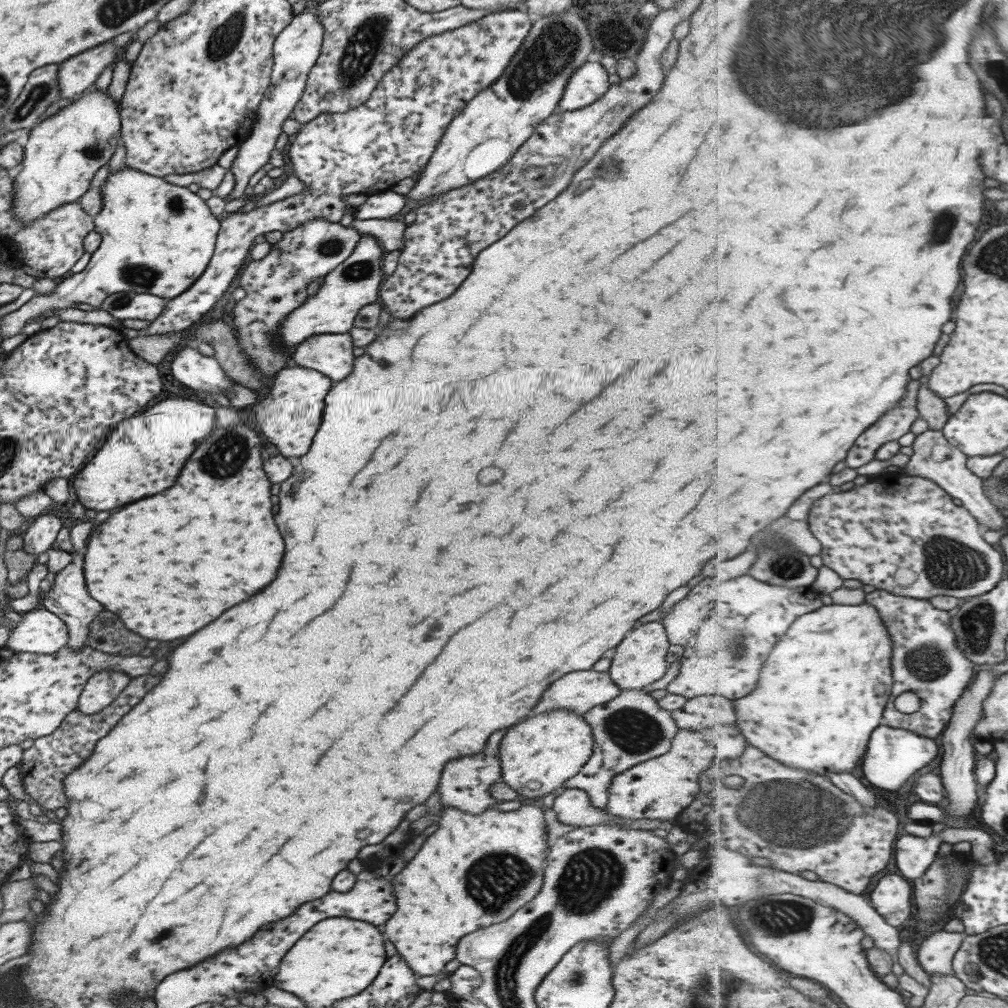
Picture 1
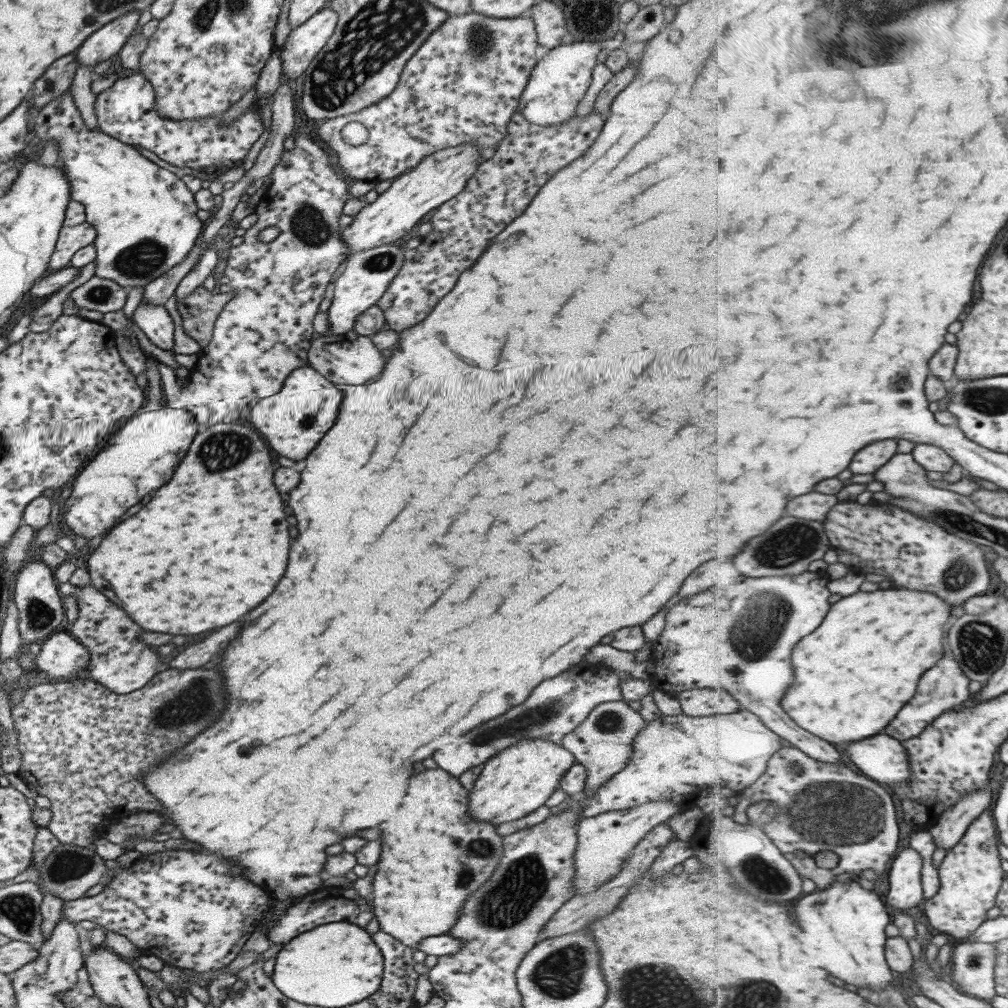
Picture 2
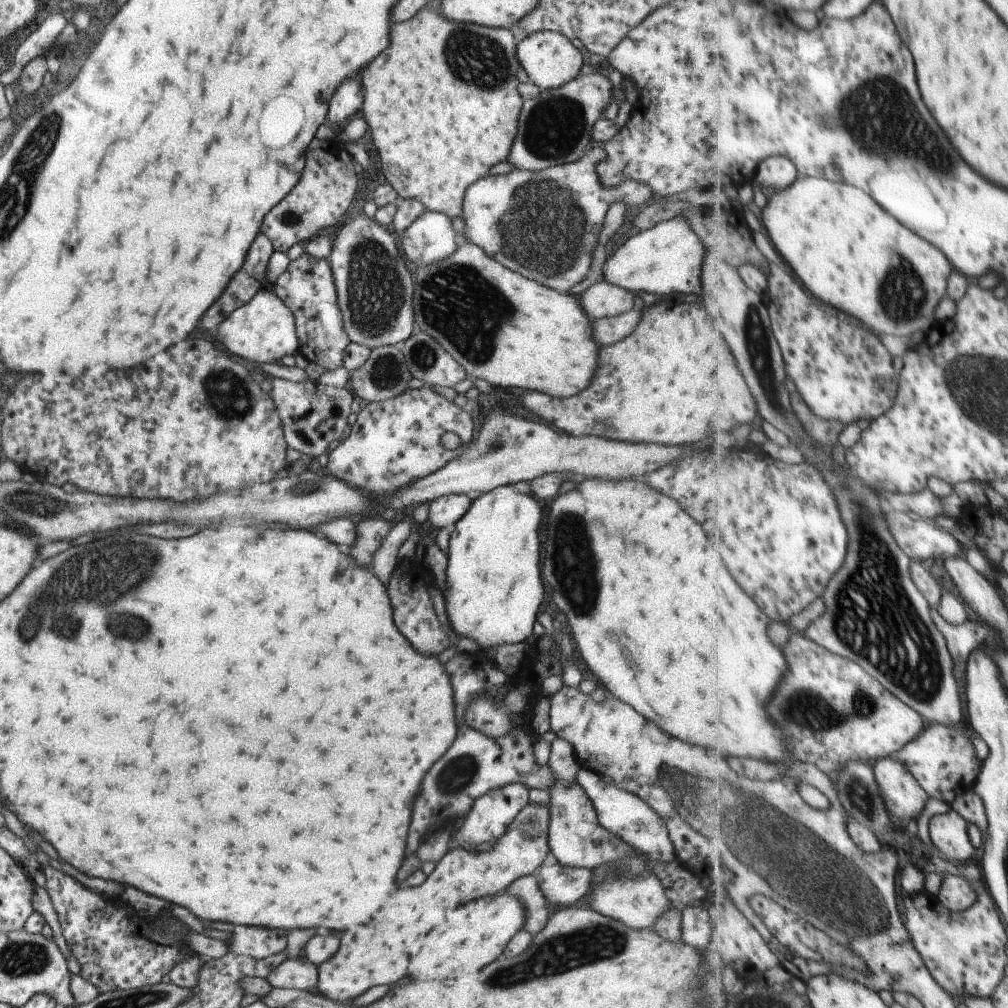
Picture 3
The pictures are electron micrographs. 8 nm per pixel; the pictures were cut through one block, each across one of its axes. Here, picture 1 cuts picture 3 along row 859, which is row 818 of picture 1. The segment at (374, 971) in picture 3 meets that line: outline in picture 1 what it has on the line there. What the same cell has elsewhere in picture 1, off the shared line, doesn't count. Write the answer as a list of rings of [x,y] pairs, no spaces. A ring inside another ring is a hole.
[[[496,805],[488,810],[484,810],[482,814],[474,815],[462,812],[462,810],[443,807],[440,811],[440,820],[437,826],[428,831],[428,840],[421,846],[416,856],[404,864],[402,872],[396,876],[396,880],[392,878],[392,885],[394,885],[394,894],[398,896],[398,910],[396,914],[386,922],[384,926],[384,936],[388,938],[388,942],[392,942],[398,950],[398,954],[406,960],[406,964],[414,970],[418,976],[434,976],[444,971],[444,966],[456,958],[456,946],[462,937],[466,934],[480,930],[480,926],[490,926],[490,924],[498,924],[508,920],[518,908],[522,908],[526,902],[530,902],[538,892],[543,884],[545,869],[547,868],[547,856],[549,853],[550,844],[548,844],[548,832],[546,822],[544,821],[544,813],[538,806],[523,806],[518,810],[504,812],[498,810]]]

